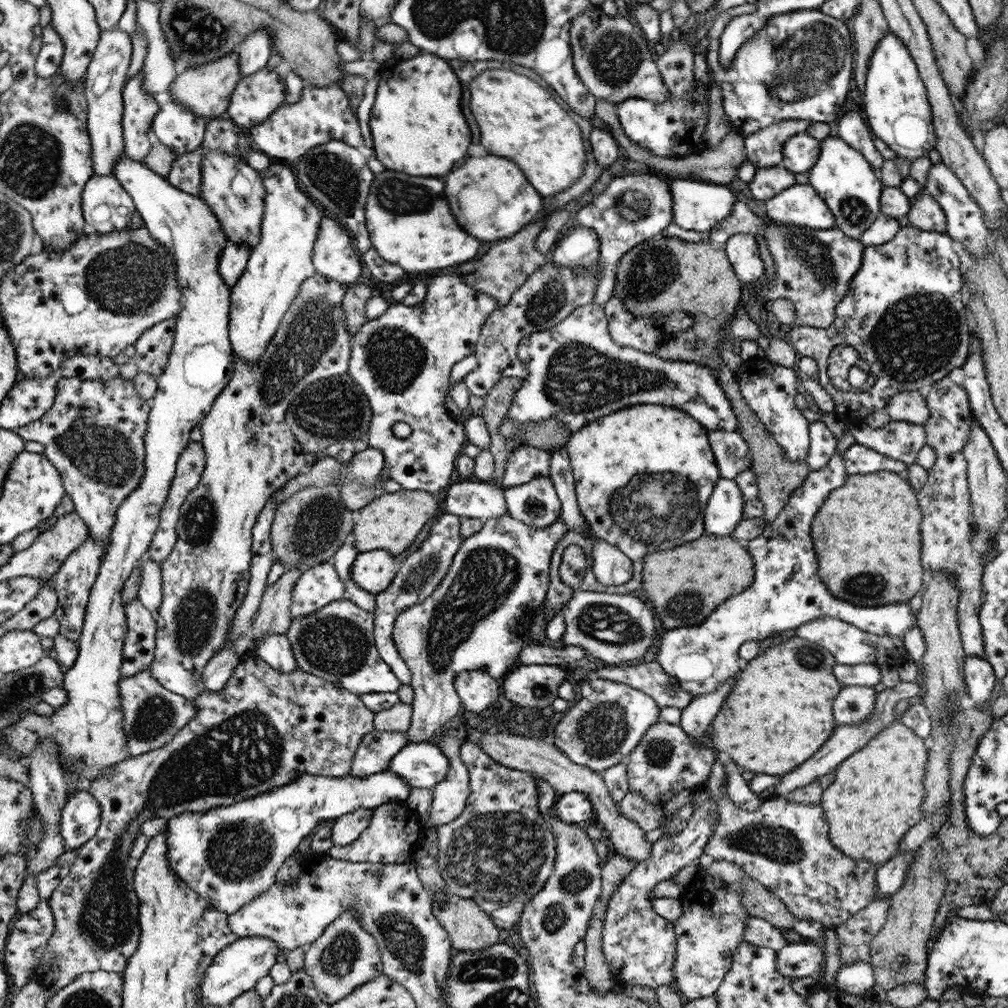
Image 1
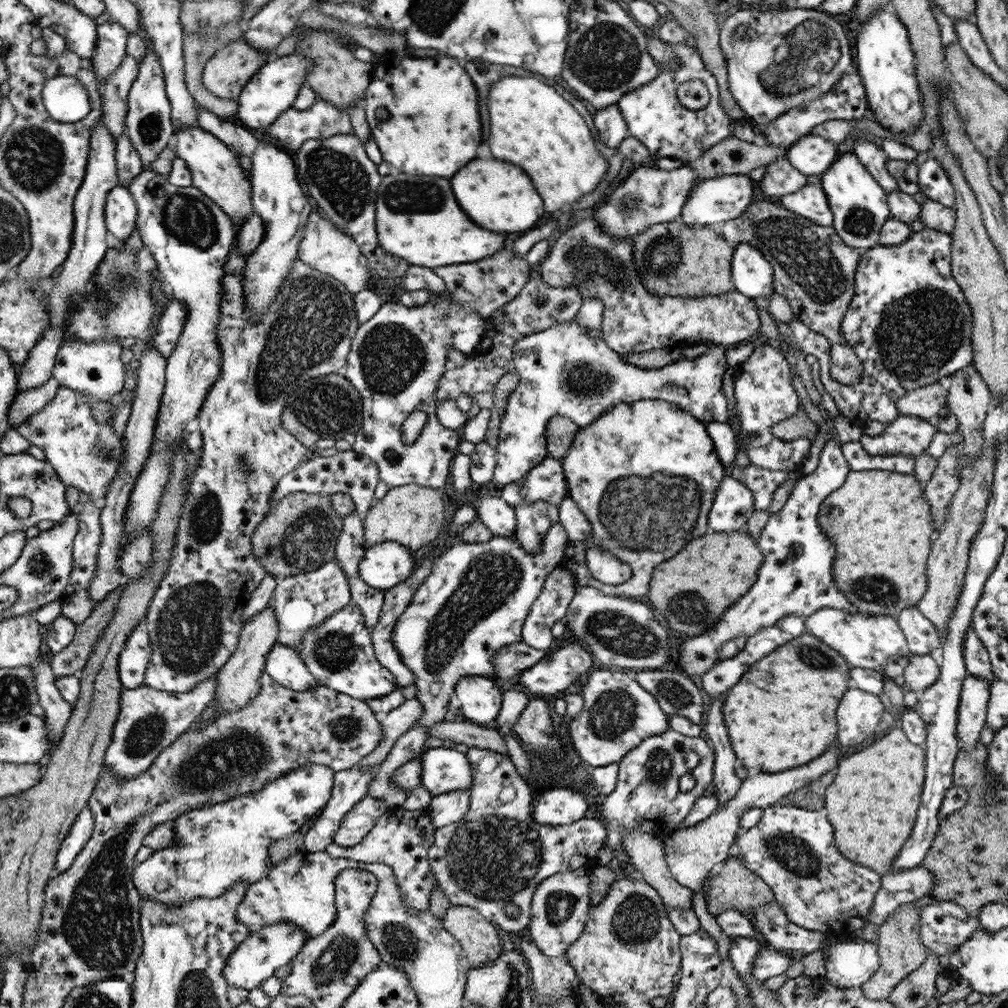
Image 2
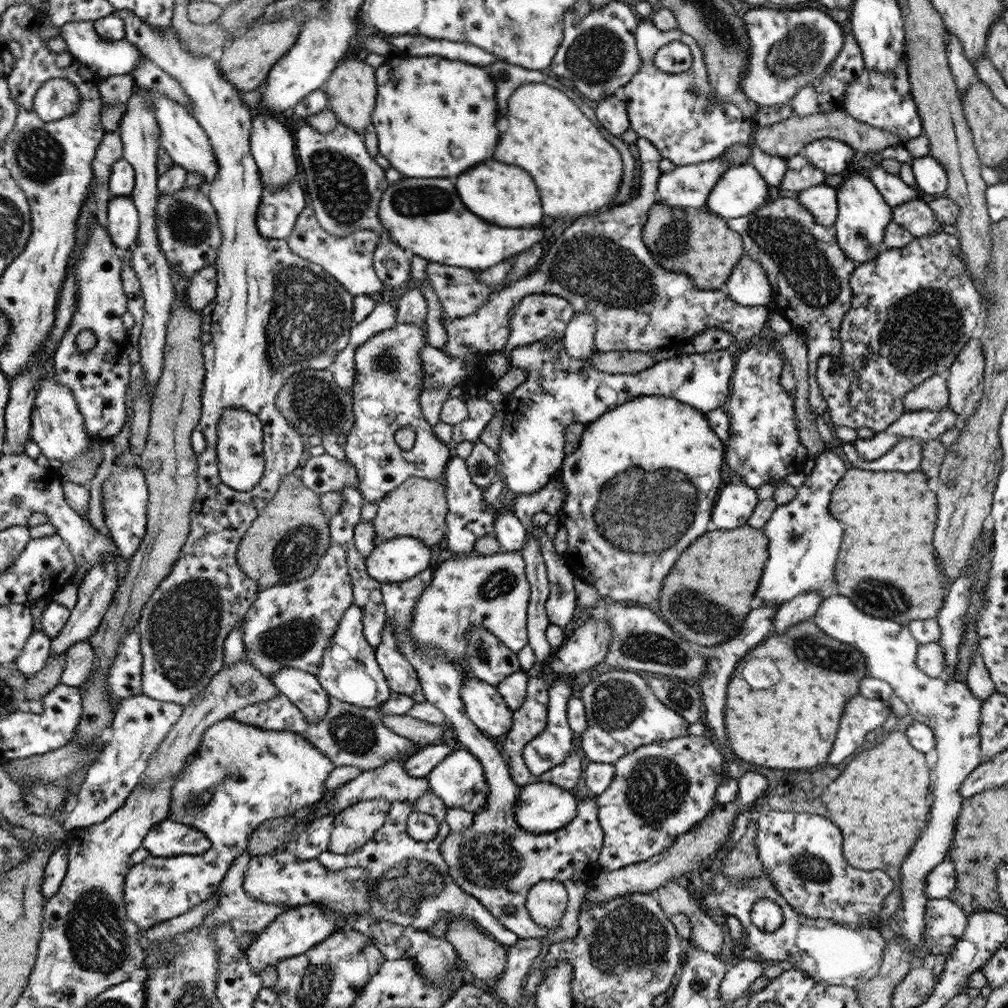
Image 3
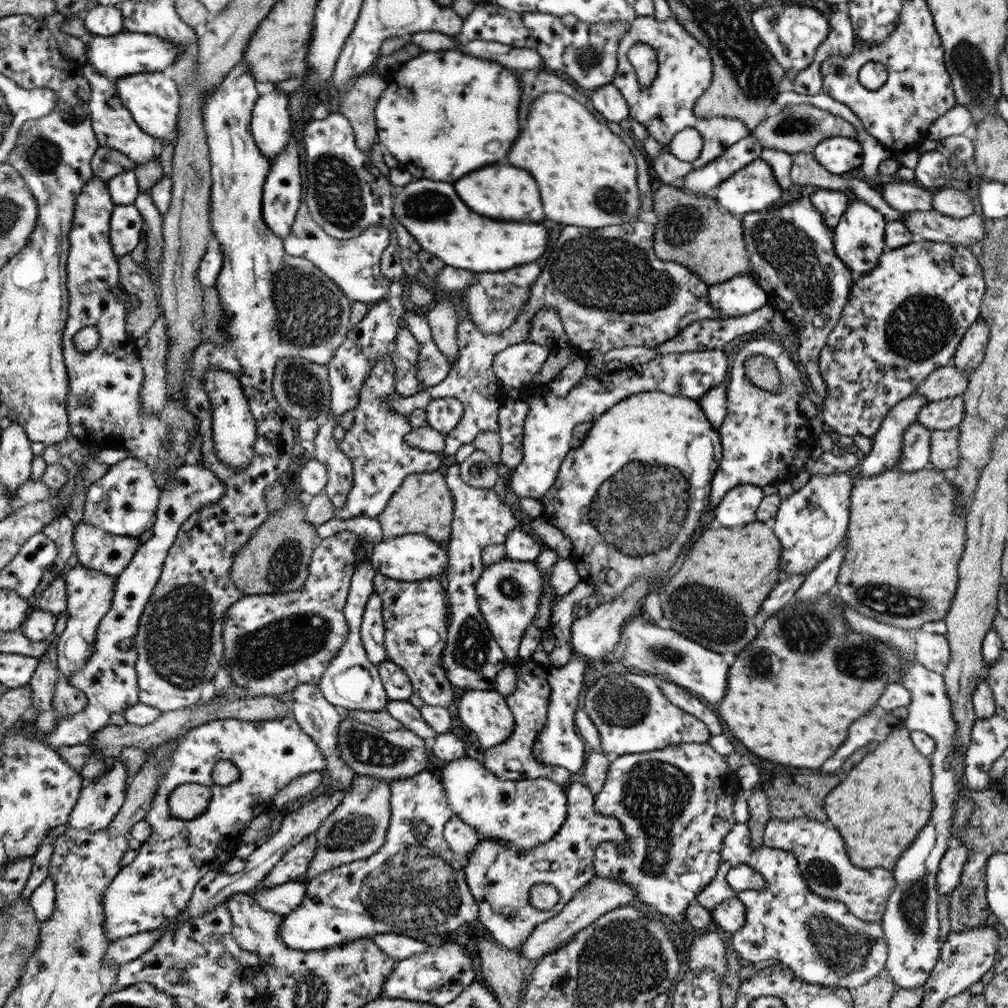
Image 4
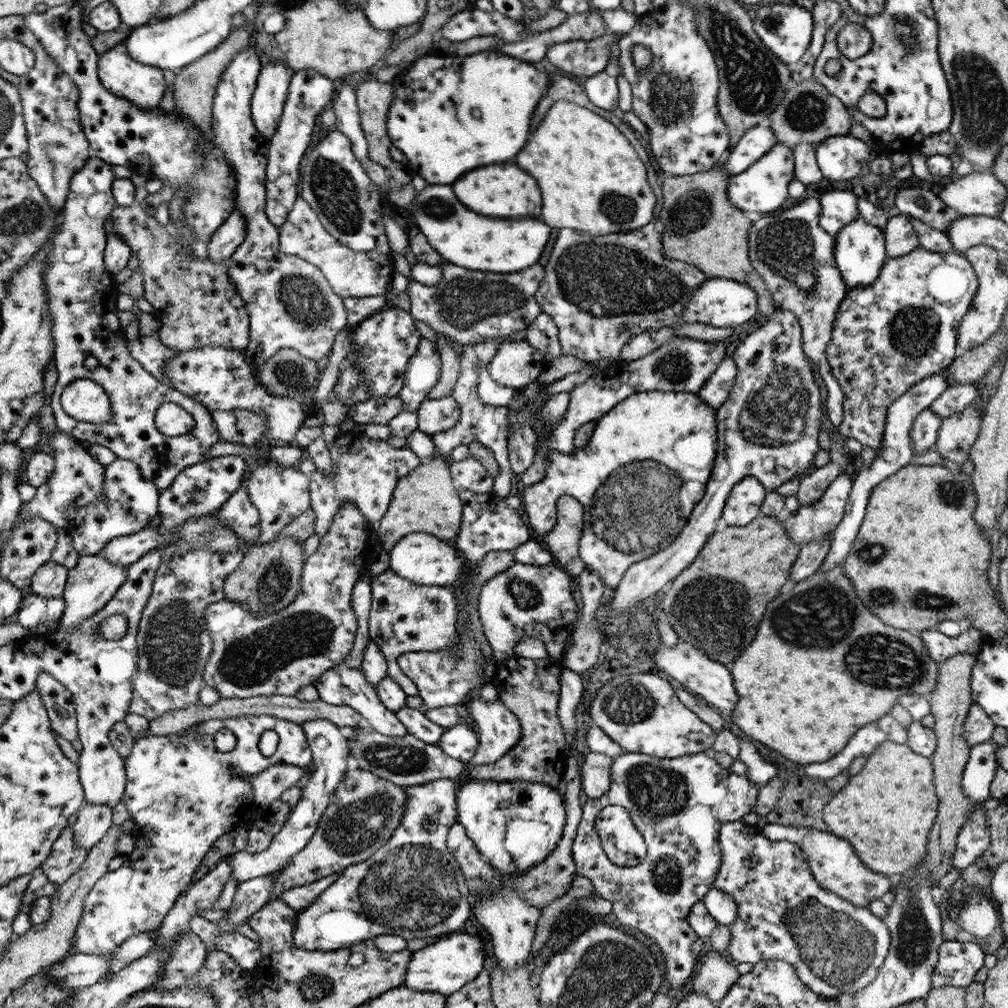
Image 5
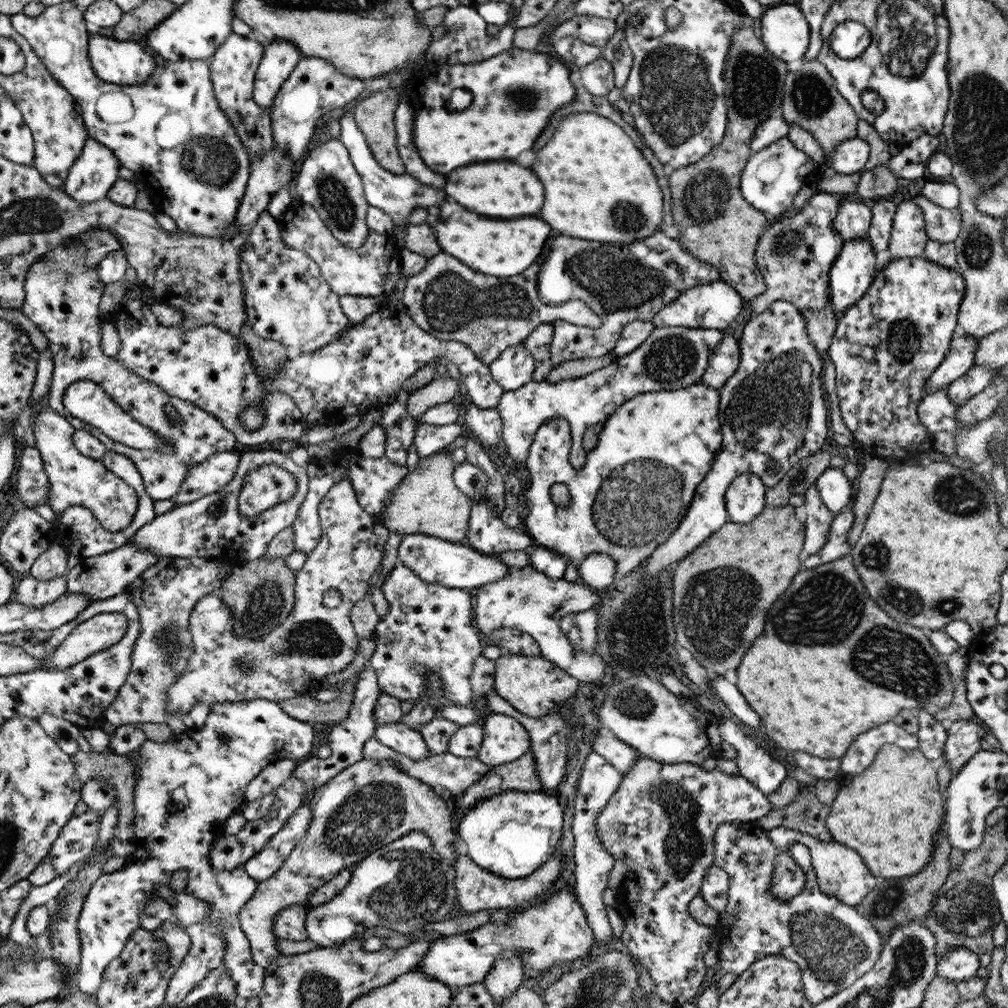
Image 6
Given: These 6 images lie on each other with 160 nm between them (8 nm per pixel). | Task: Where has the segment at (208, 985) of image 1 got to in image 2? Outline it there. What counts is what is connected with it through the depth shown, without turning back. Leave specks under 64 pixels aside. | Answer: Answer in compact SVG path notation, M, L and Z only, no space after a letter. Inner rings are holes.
M279 922L264 926L256 932L252 931L250 936L228 958L227 966L224 968L227 985L244 990L260 987L267 978L274 976L276 969L288 965L298 956L306 946L308 938L307 931L294 922Z

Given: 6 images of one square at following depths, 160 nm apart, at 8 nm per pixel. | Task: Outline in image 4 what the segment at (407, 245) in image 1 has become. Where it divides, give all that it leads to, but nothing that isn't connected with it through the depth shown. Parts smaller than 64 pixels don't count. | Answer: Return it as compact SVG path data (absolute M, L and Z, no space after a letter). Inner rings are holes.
M415 178L395 190L394 211L398 222L406 227L424 251L444 262L446 266L472 273L496 273L538 260L548 242L548 228L540 224L494 222L474 214L456 194L452 184Z

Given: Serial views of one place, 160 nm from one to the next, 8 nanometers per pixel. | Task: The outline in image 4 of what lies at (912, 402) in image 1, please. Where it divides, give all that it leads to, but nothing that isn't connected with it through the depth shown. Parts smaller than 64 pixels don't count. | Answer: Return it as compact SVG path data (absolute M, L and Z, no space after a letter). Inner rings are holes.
M950 363L947 366L934 370L920 385L915 392L921 394L926 403L938 402L947 398L961 396L967 389L969 378L966 373L958 371L956 365Z

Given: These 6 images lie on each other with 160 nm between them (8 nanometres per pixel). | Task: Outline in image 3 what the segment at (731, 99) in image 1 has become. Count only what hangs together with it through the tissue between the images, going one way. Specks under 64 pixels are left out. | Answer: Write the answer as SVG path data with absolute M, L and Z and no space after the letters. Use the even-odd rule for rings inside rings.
M760 6L743 10L742 20L748 30L749 64L741 82L744 94L758 106L782 106L796 93L820 78L836 60L844 46L844 30L833 16L819 9L771 9Z

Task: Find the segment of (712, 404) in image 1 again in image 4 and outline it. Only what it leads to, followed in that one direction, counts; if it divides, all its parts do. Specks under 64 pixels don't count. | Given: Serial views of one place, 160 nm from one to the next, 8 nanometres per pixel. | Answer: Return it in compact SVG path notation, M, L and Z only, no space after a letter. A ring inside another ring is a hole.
M723 349L674 352L657 354L654 359L643 365L631 366L625 370L603 372L594 378L586 378L577 383L564 397L556 397L549 391L549 385L541 387L522 385L518 387L519 400L527 404L527 415L523 422L522 460L512 469L510 486L522 498L542 498L551 490L559 476L563 458L573 449L570 446L573 428L583 422L595 421L608 409L618 405L621 400L632 394L642 394L656 390L691 398L698 401L711 388L728 379L728 356Z

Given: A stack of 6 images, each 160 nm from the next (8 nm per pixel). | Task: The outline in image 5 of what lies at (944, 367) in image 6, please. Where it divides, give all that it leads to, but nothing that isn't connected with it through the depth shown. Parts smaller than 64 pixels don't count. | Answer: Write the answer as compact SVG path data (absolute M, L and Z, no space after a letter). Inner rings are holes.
M946 369L930 376L929 378L920 380L916 385L911 386L902 396L896 398L888 407L887 417L885 418L883 444L877 450L877 457L871 462L871 465L863 465L852 477L853 485L848 499L848 504L845 508L844 519L836 527L836 530L831 534L831 543L825 561L819 566L819 570L831 570L839 564L843 564L856 540L858 528L862 524L864 518L864 510L868 504L868 496L878 483L894 474L900 467L907 464L913 464L914 450L909 435L914 419L922 410L926 410L929 406L950 386L948 379L948 371Z

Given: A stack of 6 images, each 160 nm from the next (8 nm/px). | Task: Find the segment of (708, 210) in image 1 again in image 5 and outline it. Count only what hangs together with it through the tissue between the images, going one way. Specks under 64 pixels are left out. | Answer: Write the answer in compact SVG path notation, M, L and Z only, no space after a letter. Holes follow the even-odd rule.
M777 143L768 151L768 154L752 163L744 172L730 176L727 180L727 196L732 204L742 211L751 210L752 212L761 212L764 214L774 214L782 210L782 204L788 200L788 184L795 179L795 160L793 150L785 144Z

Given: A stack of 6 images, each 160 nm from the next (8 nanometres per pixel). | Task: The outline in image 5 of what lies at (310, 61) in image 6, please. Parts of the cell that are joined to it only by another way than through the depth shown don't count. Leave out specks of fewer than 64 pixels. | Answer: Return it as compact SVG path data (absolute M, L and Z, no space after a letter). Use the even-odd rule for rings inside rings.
M313 68L296 70L291 78L290 88L287 90L287 99L283 113L276 129L275 136L269 140L268 150L270 151L267 161L267 217L277 227L282 226L290 216L292 206L295 206L296 178L301 181L298 168L304 152L310 146L314 124L321 116L320 112L334 100L334 82L328 80L327 75L318 74Z

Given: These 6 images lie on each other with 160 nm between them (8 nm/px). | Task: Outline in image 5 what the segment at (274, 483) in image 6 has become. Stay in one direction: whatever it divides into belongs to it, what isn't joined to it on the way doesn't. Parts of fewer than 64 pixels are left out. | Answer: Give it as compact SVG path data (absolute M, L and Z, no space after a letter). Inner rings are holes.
M242 480L241 485L225 500L216 515L243 542L253 542L260 536L259 510L251 501L247 486Z

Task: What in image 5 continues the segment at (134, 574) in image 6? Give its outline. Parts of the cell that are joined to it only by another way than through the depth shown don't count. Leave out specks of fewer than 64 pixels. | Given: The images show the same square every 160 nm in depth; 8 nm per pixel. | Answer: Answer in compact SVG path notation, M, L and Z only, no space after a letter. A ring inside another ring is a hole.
M103 554L81 556L74 568L68 569L67 583L63 592L66 608L61 617L61 628L77 628L83 620L96 614L105 604L111 601L115 592L125 583L127 566L112 564Z

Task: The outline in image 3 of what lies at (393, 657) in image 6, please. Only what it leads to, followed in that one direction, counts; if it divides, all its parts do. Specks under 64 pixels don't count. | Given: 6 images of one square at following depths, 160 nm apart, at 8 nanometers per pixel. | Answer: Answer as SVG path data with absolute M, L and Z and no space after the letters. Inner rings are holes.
M428 567L416 577L399 583L384 582L381 583L381 593L386 609L386 616L395 628L395 639L399 645L399 651L407 658L415 670L418 672L420 690L424 693L425 700L438 708L444 715L452 729L456 732L458 741L466 746L468 752L476 756L483 765L483 770L487 776L487 782L491 786L491 796L488 796L486 809L482 809L473 815L471 825L468 825L461 831L450 831L443 845L444 860L450 866L450 874L454 877L464 891L479 899L484 906L499 921L511 931L514 931L520 939L528 938L545 938L547 941L550 936L557 941L571 939L576 936L579 929L579 911L582 909L584 902L587 901L587 893L590 890L590 884L602 871L599 864L599 857L602 853L606 834L604 833L602 824L599 822L599 807L594 796L584 792L576 791L578 794L578 812L574 821L569 822L560 830L553 833L534 834L532 831L524 830L515 819L515 805L518 804L520 796L520 787L515 784L511 776L511 766L502 758L502 754L498 748L489 740L489 738L479 730L478 727L468 719L465 712L465 706L461 699L461 688L466 679L466 675L462 672L458 665L448 660L443 654L435 654L435 656L427 656L423 654L423 650L419 650L419 646L415 646L415 639L412 637L410 626L414 622L414 610L418 600L422 598L422 594L426 592L433 580L434 569ZM553 880L564 884L568 891L568 906L562 917L561 924L557 928L544 928L531 918L530 912L527 910L527 896L533 885L540 881ZM513 905L517 909L514 916L507 917L504 913L504 907Z

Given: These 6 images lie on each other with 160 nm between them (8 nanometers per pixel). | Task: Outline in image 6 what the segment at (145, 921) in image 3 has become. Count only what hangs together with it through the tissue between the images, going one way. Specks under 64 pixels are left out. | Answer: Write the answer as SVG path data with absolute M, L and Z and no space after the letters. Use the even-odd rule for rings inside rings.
M257 698L250 701L226 701L214 704L210 708L206 723L200 730L184 731L166 743L156 743L148 739L134 754L126 754L128 759L136 763L135 772L138 781L134 788L134 830L128 840L128 843L134 846L134 852L127 856L122 869L102 874L86 896L78 922L82 941L82 961L74 984L78 992L88 995L88 998L99 992L107 966L119 957L119 953L126 948L131 933L140 927L141 912L145 910L147 901L155 895L154 886L168 884L172 873L184 870L189 876L186 892L194 898L206 901L211 908L211 916L207 921L223 928L227 946L224 953L224 967L229 970L231 978L235 981L235 989L239 992L239 996L246 999L258 997L266 985L266 971L263 966L255 963L251 954L250 940L238 921L240 909L255 896L258 883L244 870L244 867L224 871L213 869L213 864L210 864L210 844L214 832L220 826L224 826L224 822L234 814L236 808L246 804L244 796L246 787L264 767L283 759L301 762L310 754L313 742L314 732L310 724L290 717L282 711L277 701Z

